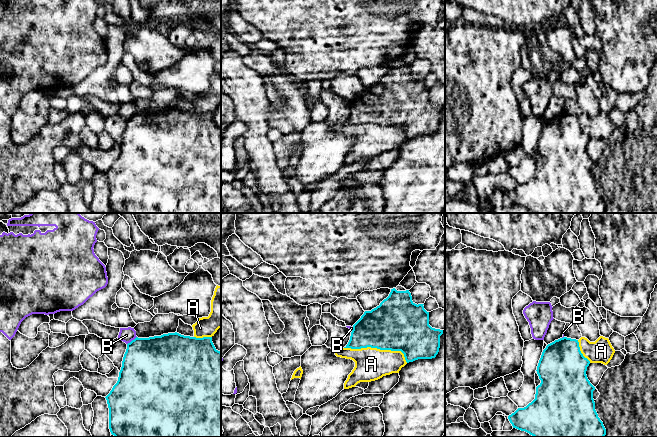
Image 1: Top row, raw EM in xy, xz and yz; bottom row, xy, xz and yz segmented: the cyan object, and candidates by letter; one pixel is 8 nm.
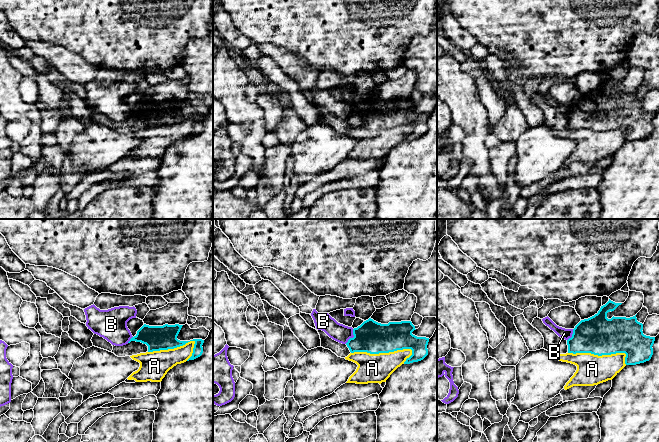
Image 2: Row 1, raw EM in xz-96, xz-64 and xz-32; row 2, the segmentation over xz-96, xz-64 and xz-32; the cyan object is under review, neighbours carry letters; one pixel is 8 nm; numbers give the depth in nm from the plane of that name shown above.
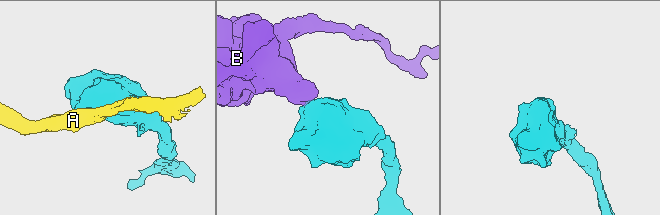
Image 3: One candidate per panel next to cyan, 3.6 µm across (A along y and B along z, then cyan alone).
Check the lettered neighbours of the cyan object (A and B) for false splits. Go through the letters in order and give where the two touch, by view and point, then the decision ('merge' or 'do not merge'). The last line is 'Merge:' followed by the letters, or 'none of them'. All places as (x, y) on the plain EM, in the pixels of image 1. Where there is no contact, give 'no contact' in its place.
A: meets cyan in xz at (378, 124); do not merge
B: meets cyan in xy at (132, 116); do not merge
Merge: none of them

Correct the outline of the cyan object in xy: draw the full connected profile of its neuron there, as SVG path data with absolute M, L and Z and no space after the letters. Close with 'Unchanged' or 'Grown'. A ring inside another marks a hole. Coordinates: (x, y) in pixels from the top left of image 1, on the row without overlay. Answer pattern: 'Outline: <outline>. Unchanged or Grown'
Outline: M177 108L149 114L136 113L134 116L127 120L127 125L123 133L122 143L119 148L118 157L105 174L107 176L109 184L109 205L111 210L115 213L221 213L221 128L215 124L212 118L212 113L196 114L184 112Z. Unchanged

